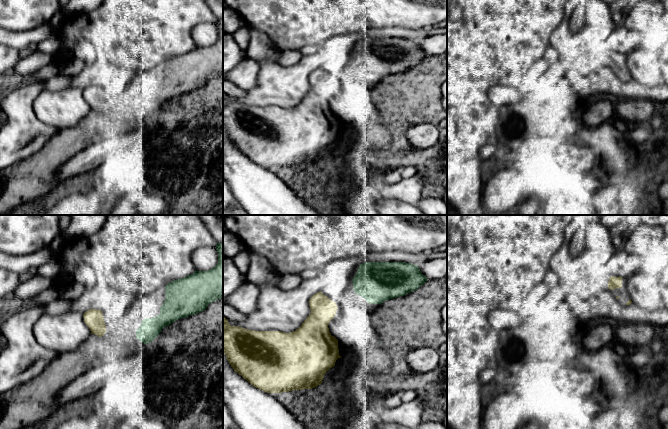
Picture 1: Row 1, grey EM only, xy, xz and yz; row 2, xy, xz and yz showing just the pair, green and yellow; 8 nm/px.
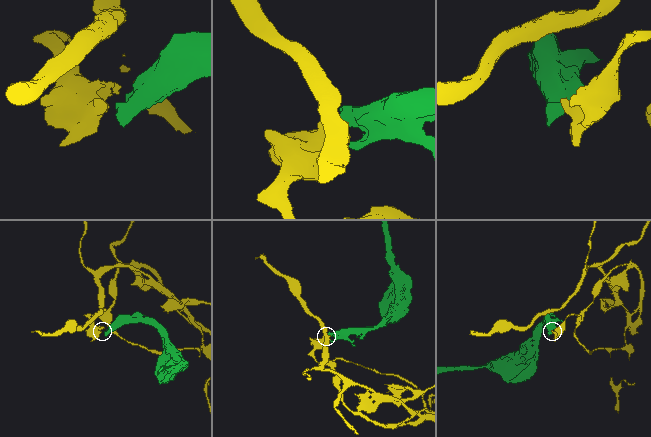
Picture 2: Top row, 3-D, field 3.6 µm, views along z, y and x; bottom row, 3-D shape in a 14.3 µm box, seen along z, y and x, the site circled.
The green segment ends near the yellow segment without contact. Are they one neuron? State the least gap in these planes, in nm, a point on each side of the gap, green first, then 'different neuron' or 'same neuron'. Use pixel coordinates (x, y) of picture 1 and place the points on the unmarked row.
180 nm apart; from green across xz (355, 69), (335, 79); different neuron

